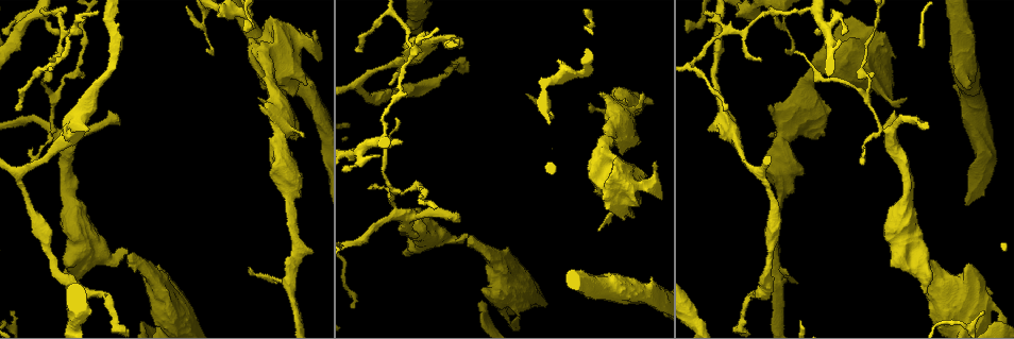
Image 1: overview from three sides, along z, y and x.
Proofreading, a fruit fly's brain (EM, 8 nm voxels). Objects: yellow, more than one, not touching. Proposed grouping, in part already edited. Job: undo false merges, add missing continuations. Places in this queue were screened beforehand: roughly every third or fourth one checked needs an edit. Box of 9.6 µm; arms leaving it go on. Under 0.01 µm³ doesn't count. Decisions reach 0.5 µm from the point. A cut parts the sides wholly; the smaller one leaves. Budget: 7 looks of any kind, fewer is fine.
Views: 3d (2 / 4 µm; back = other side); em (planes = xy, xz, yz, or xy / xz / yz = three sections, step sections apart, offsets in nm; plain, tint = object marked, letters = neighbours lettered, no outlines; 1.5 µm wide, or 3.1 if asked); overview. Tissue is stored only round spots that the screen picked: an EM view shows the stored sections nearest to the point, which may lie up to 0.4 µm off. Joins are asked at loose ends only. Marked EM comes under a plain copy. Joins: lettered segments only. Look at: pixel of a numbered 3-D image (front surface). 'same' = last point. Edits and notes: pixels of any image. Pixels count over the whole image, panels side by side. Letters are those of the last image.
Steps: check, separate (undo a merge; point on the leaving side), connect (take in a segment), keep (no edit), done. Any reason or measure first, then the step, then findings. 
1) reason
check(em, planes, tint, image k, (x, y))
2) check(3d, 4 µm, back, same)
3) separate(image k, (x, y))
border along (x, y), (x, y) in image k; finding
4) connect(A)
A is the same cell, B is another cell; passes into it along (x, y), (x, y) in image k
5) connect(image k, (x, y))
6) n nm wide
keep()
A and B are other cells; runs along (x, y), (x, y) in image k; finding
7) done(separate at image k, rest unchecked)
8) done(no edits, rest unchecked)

sudden change in width
check(3d, 4 µm, image 1, (306, 43))

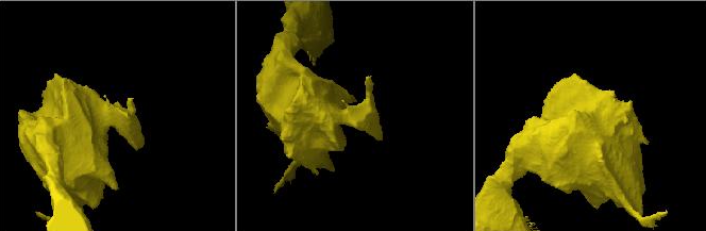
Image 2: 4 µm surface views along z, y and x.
check(em, yz, step 8, tint, image 2, (356, 117))

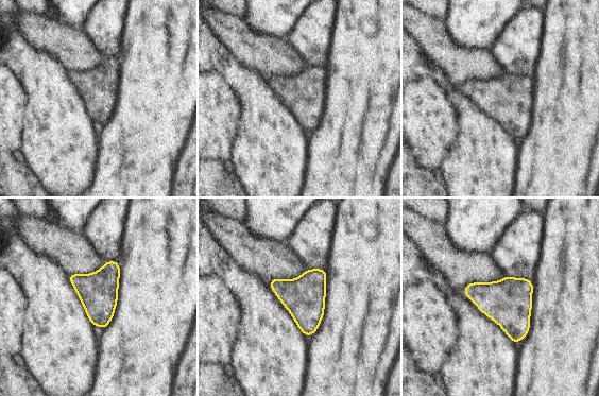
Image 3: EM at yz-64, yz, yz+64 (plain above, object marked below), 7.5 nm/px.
cut it another way
check(em, planes, letters, same)

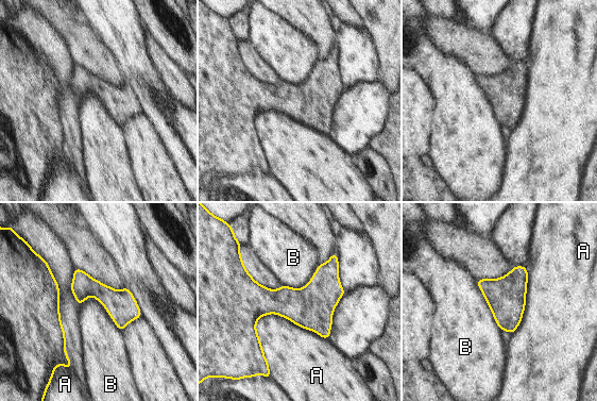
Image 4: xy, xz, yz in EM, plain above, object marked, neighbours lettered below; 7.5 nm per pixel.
keep()
A and B are other cells; border along (82, 301), (94, 297), (121, 332) in image 4; continuous, no second neuron

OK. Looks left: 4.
free end
check(3d, 4 µm, image 1, (924, 292))

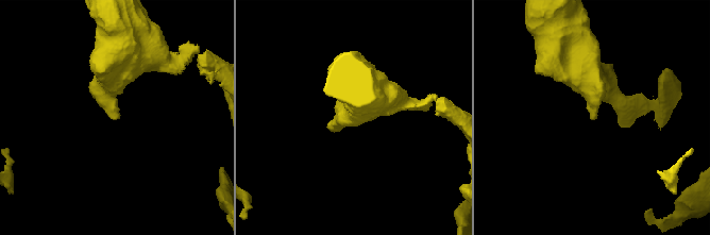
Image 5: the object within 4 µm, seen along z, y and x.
now the EM
check(em, planes, letters, image 5, (593, 119))

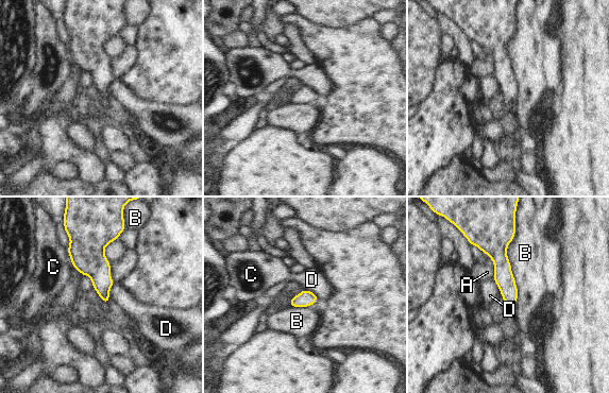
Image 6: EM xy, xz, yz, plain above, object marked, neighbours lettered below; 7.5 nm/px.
B touches over 550 nm
keep()
A, B, C and D are other cells; no lettered segment goes on from it

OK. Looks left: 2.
done(no edits, rest unchecked)

